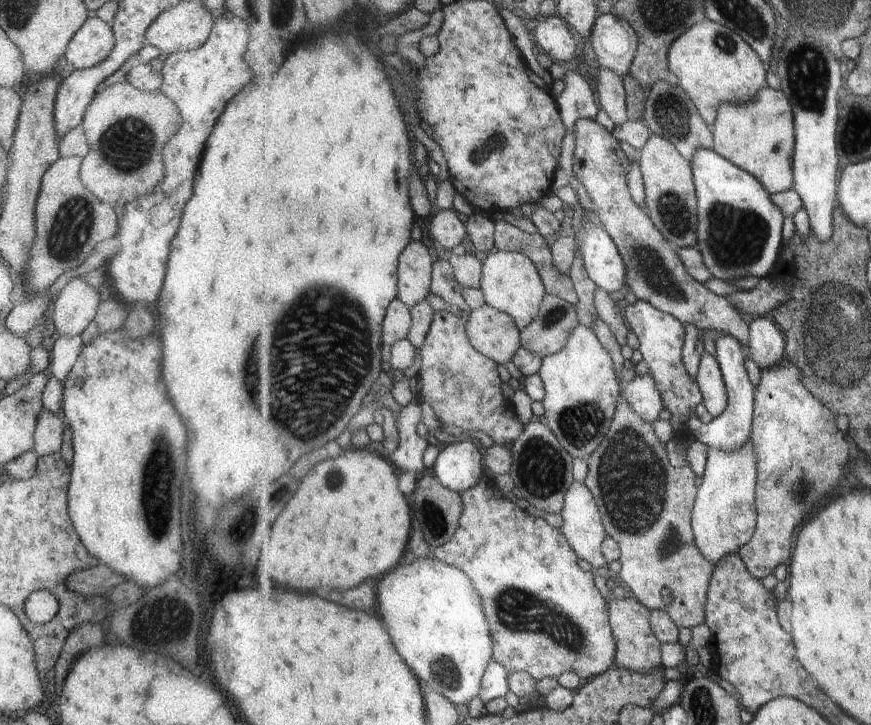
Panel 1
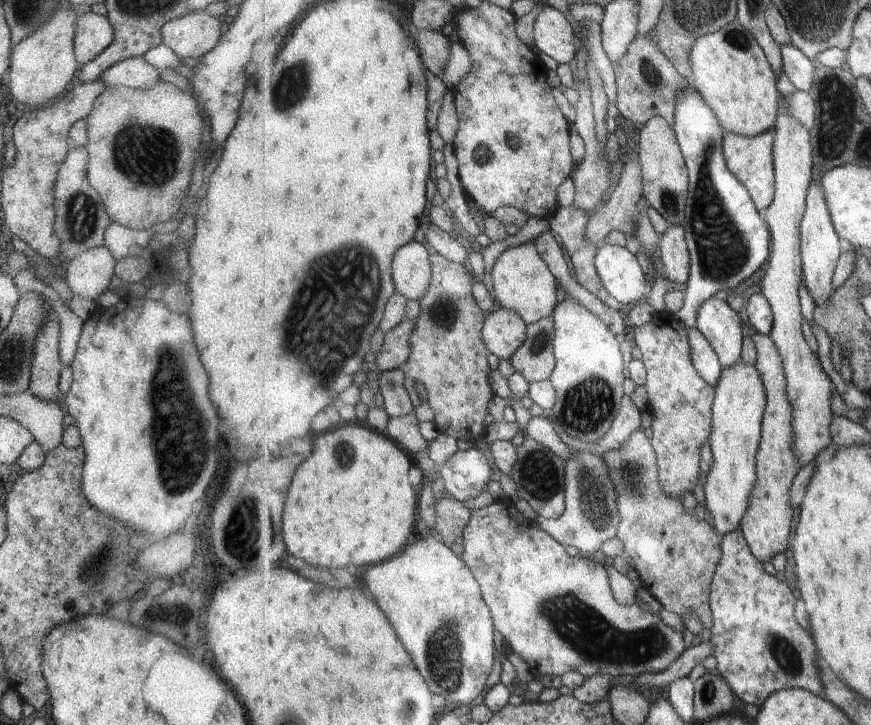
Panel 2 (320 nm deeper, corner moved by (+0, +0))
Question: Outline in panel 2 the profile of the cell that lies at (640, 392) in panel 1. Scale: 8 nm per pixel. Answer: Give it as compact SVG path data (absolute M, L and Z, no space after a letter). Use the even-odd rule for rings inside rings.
M627 395L627 400L622 400L623 406L619 416L615 418L610 431L595 444L589 444L589 449L597 454L609 451L618 451L628 443L630 436L641 430L641 413L635 402Z

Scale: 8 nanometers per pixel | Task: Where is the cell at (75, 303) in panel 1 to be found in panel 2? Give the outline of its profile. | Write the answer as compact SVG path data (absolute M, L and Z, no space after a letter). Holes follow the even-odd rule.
M105 245L84 250L66 262L64 280L73 295L95 300L109 286L116 261Z

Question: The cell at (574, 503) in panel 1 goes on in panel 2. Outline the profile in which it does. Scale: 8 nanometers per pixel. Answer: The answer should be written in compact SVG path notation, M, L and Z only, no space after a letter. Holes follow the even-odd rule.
M577 451L576 455L569 460L566 460L566 509L563 516L558 519L546 519L539 517L537 521L543 530L551 533L563 546L575 546L581 554L590 555L598 552L601 555L603 544L609 539L618 536L618 528L622 522L621 513L619 512L619 493L616 482L613 482L611 465L608 465L607 460L603 460L603 455L590 451Z

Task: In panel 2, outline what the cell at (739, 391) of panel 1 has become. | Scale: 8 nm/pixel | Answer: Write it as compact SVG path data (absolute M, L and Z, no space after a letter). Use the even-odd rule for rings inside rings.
M711 297L702 304L697 320L698 329L718 352L723 366L738 363L743 346L744 314L735 312L725 300Z

